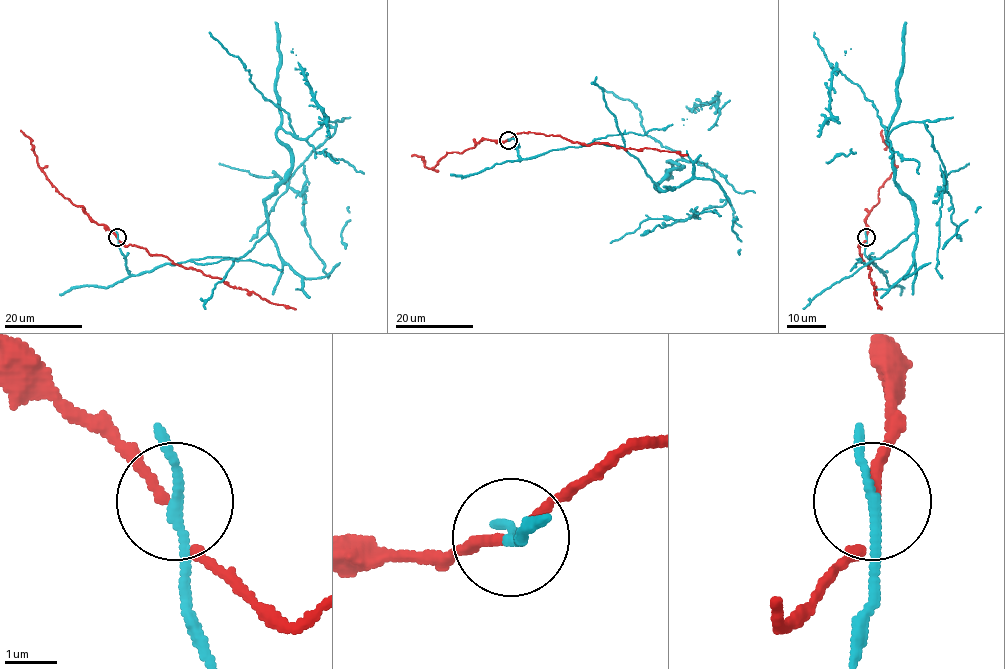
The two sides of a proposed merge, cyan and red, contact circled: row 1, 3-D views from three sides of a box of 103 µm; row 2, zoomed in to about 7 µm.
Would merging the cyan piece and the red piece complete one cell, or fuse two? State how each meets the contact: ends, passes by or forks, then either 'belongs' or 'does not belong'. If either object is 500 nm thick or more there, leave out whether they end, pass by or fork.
cyan passes by; red passes by; does not belong

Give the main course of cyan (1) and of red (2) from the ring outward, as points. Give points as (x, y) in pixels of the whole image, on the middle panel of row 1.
1: (508, 140), (524, 159), (621, 146), (658, 189), (667, 161), (704, 163), (726, 202), (679, 220), (718, 215)
2: (508, 140), (518, 133), (532, 132), (558, 135), (587, 145), (607, 143), (623, 149), (645, 148), (686, 154)

